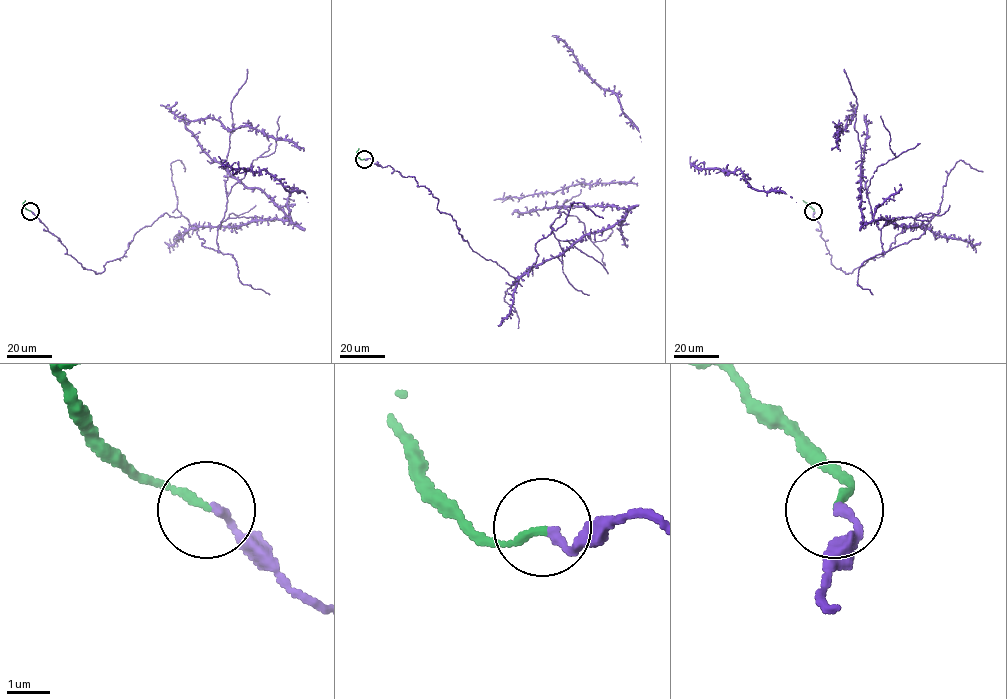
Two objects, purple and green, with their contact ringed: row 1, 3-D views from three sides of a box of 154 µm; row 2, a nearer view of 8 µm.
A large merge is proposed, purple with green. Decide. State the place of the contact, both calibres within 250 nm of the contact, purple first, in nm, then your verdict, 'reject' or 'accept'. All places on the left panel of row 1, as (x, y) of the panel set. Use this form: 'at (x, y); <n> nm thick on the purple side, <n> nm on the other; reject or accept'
at (30, 211); 190 nm thick on the purple side, 180 nm on the other; reject

